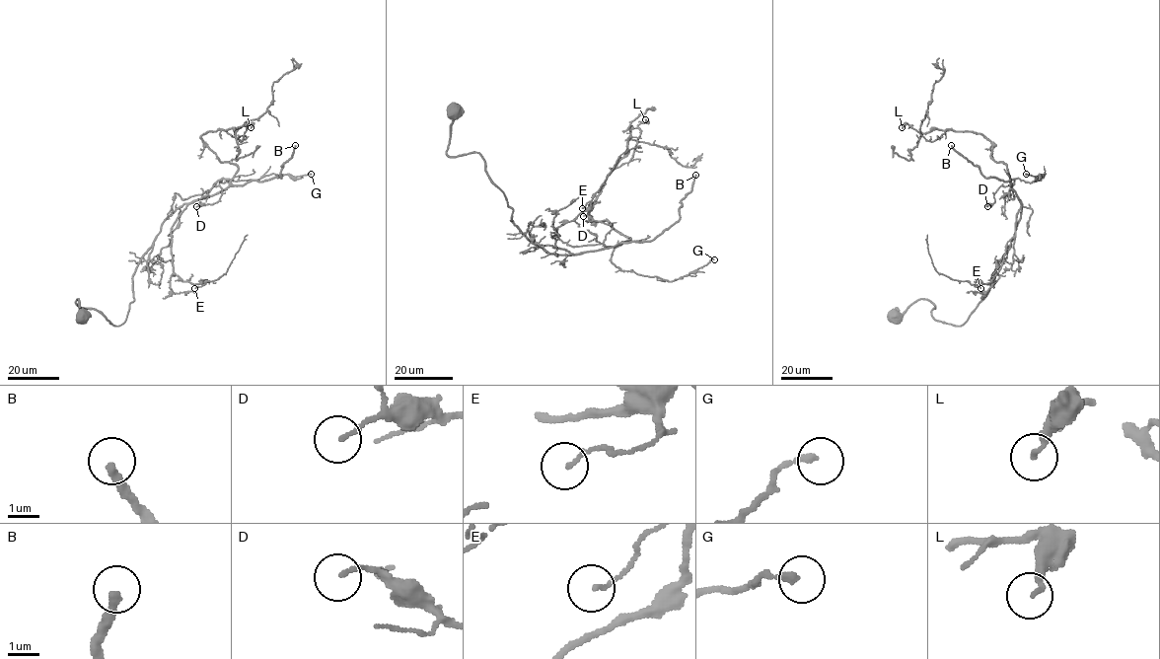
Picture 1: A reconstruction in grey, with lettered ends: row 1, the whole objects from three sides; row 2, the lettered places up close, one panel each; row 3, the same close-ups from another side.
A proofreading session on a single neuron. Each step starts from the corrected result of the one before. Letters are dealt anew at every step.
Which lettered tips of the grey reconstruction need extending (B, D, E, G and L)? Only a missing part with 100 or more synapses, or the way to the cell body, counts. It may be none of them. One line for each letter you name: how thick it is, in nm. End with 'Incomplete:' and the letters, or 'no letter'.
B: Thickness 280 nm
Incomplete: B

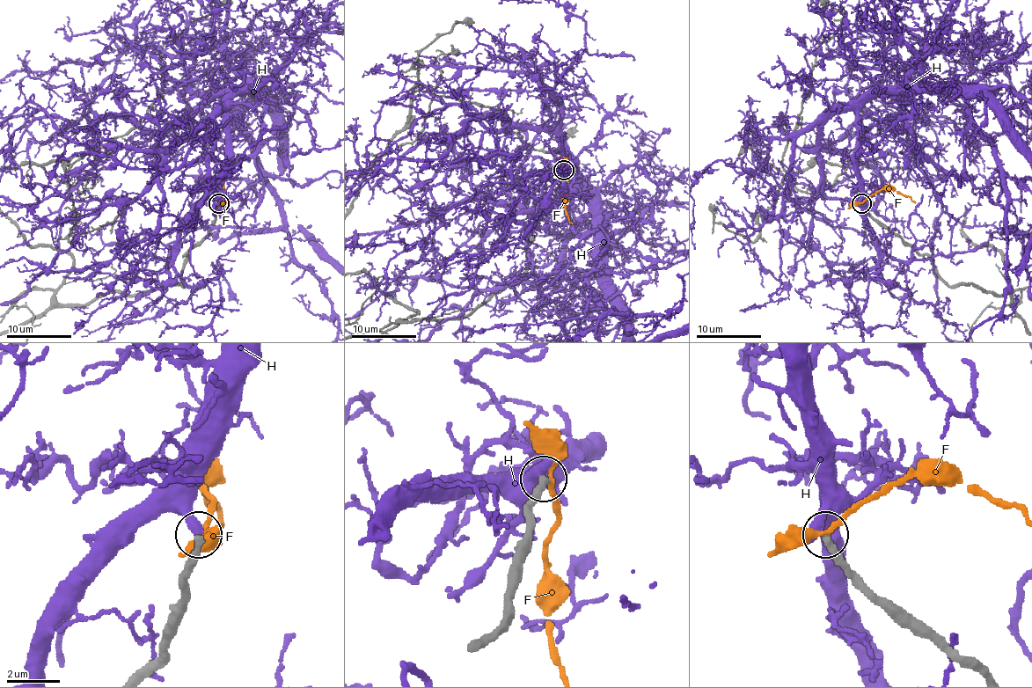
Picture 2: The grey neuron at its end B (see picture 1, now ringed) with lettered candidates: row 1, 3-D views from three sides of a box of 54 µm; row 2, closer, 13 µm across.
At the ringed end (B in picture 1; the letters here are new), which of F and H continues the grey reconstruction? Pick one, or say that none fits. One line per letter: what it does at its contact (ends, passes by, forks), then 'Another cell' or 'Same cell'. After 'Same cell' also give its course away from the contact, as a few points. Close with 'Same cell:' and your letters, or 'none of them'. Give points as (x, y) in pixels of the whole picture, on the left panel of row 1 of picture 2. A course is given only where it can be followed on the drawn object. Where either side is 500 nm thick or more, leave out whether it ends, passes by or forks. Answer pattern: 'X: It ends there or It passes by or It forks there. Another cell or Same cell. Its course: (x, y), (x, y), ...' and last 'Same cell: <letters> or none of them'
F: It passes by. Another cell
H: It ends there. Another cell
Same cell: none of them

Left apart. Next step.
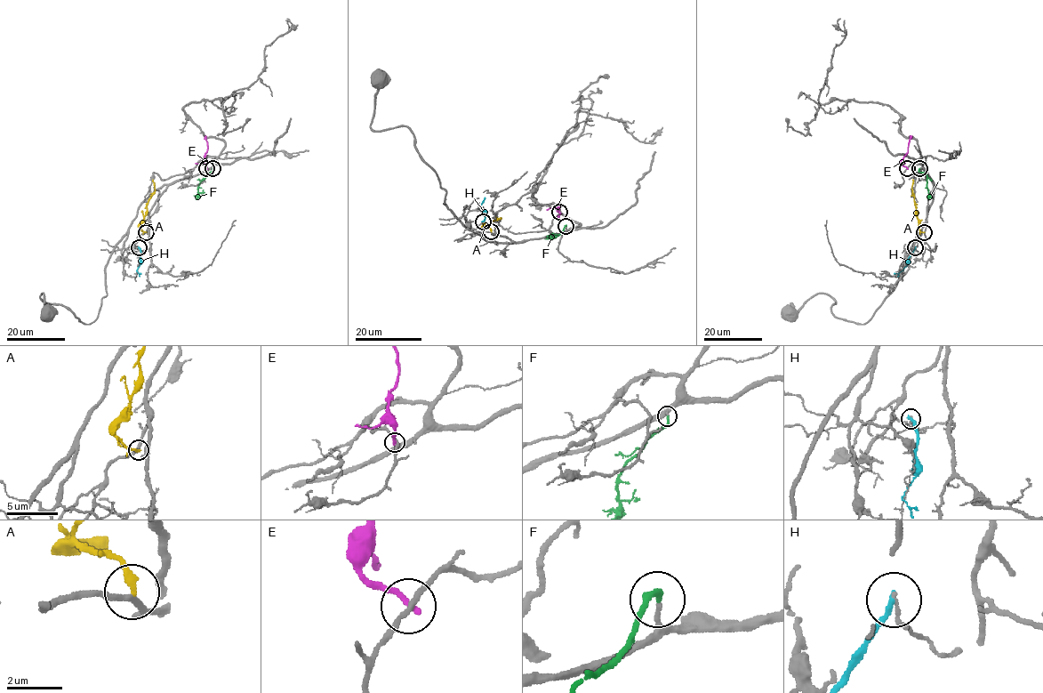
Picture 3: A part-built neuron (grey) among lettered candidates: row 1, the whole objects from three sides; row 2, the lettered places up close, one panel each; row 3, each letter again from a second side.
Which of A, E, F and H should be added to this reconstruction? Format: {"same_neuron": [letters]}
{"same_neuron": ["F"]}

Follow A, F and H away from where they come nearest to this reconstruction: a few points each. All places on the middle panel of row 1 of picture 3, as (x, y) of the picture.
A: (491, 231), (483, 226), (498, 218)
F: (566, 226), (559, 235), (547, 236)
H: (483, 221), (485, 218), (480, 206), (485, 197)

